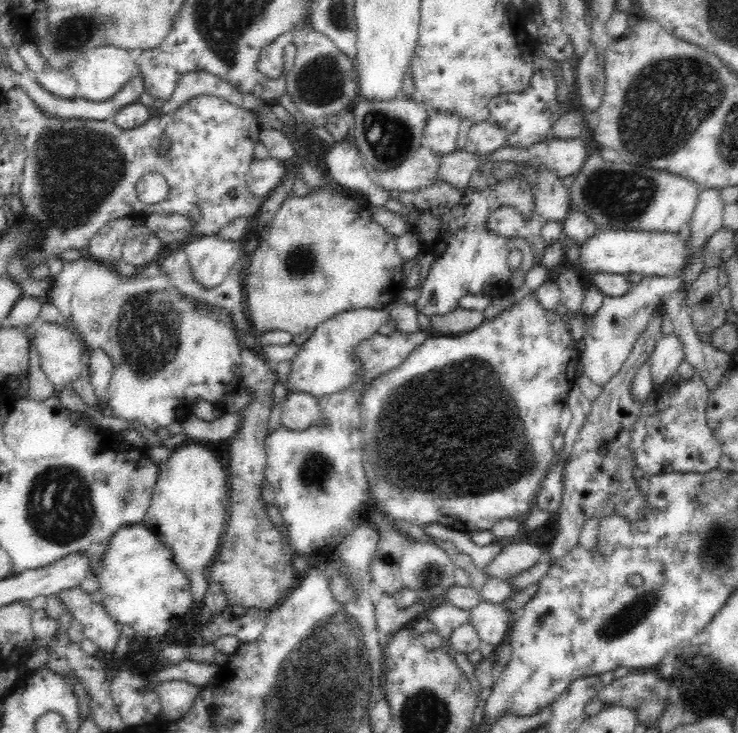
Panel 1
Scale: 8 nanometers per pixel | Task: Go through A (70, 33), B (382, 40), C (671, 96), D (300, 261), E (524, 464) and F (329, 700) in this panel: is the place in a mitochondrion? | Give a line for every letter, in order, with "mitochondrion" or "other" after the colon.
A: mitochondrion
B: other
C: mitochondrion
D: mitochondrion
E: mitochondrion
F: mitochondrion

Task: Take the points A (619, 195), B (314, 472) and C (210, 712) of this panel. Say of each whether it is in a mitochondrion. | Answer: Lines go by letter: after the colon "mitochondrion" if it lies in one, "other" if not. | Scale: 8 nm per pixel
A: mitochondrion
B: mitochondrion
C: mitochondrion

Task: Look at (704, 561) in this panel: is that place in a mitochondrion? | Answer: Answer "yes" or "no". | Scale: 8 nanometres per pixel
yes

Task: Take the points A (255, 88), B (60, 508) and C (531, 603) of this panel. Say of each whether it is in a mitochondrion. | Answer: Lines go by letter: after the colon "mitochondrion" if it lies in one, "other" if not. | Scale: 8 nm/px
A: other
B: mitochondrion
C: other

